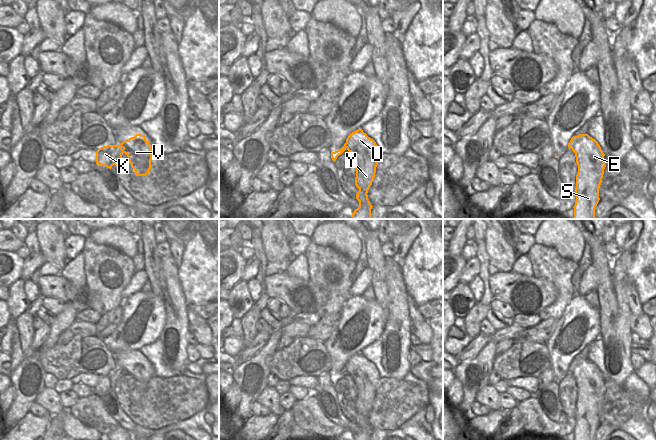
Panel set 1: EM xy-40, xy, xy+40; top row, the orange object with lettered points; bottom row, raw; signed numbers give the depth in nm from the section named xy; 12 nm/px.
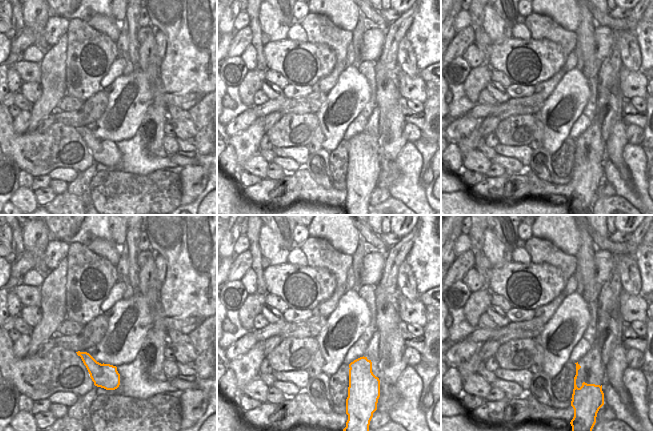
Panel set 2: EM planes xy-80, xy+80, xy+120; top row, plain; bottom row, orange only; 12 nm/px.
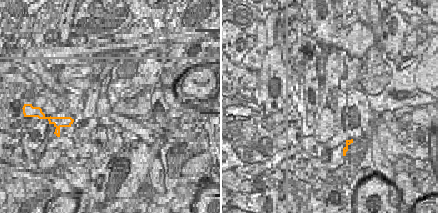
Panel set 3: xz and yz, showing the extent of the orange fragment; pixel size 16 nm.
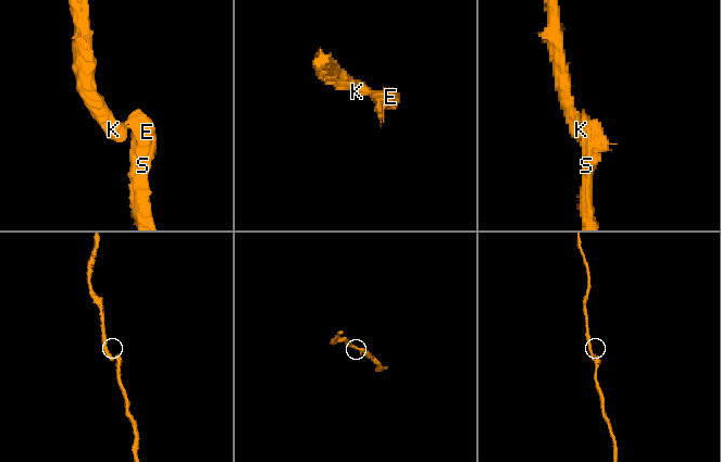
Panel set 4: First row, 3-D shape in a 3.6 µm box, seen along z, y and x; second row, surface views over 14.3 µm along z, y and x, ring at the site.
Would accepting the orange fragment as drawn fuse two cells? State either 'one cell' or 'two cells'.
one cell

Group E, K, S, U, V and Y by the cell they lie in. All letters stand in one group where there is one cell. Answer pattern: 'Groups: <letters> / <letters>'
Groups: E K S U V Y.

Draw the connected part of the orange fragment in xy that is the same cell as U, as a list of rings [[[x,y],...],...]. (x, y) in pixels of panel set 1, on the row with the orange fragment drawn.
[[[362,129],[352,132],[341,149],[331,152],[332,160],[335,162],[346,149],[353,155],[356,162],[355,185],[359,189],[356,194],[359,207],[354,210],[352,219],[372,219],[371,209],[373,206],[367,193],[374,180],[381,153],[376,142],[368,137]]]

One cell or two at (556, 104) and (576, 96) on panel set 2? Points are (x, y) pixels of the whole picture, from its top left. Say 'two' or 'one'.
one

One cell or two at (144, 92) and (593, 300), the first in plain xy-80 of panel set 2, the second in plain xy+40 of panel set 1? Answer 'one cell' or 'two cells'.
two cells

